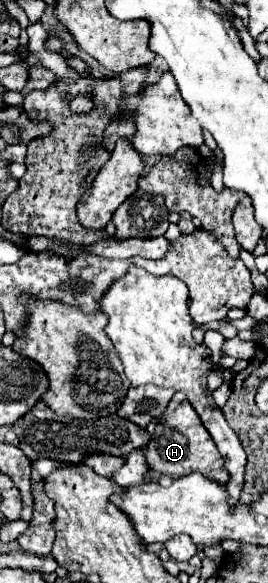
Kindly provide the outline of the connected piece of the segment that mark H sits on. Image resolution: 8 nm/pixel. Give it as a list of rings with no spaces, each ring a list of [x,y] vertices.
[[[184,400],[172,416],[168,416],[162,424],[156,426],[154,436],[152,436],[150,444],[146,446],[146,460],[148,460],[150,470],[172,476],[172,478],[180,478],[180,476],[188,476],[192,472],[200,472],[200,474],[204,474],[212,480],[224,482],[224,484],[230,480],[230,472],[224,468],[222,454],[218,452],[214,440],[210,438],[200,416],[188,404],[188,400]]]

